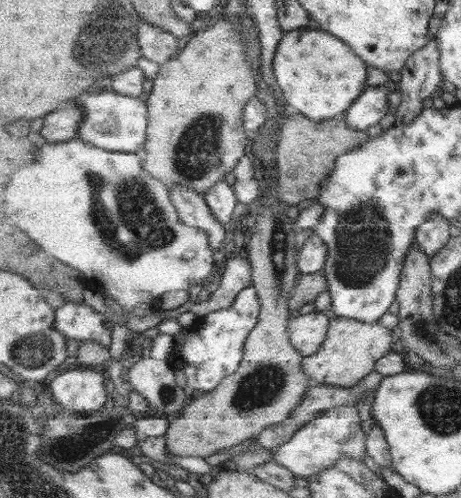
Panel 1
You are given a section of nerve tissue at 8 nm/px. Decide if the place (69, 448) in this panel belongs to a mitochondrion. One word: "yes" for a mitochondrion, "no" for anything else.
yes

